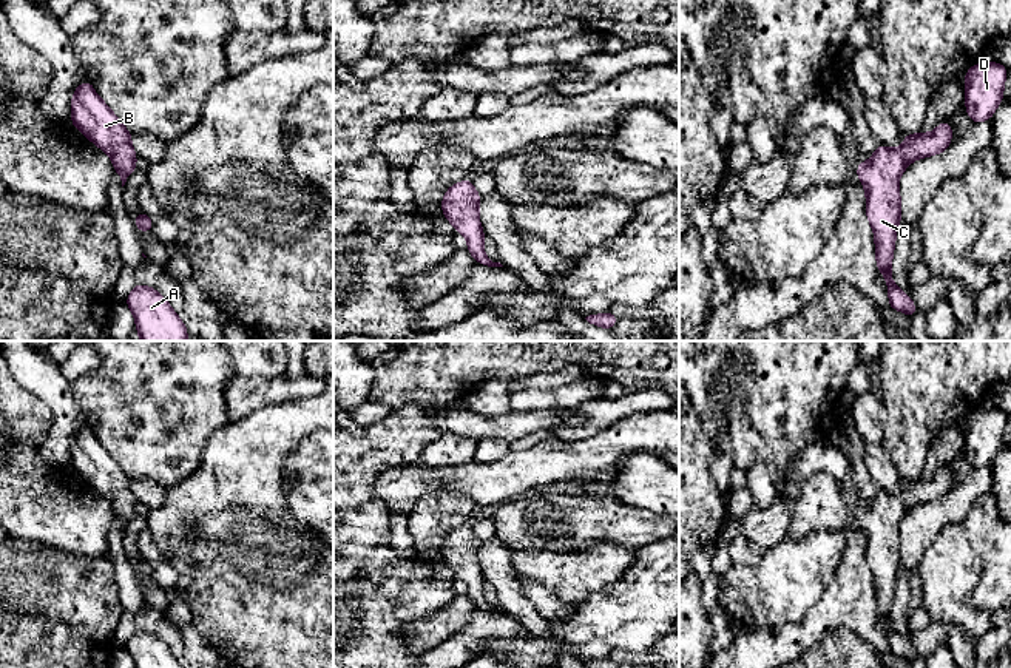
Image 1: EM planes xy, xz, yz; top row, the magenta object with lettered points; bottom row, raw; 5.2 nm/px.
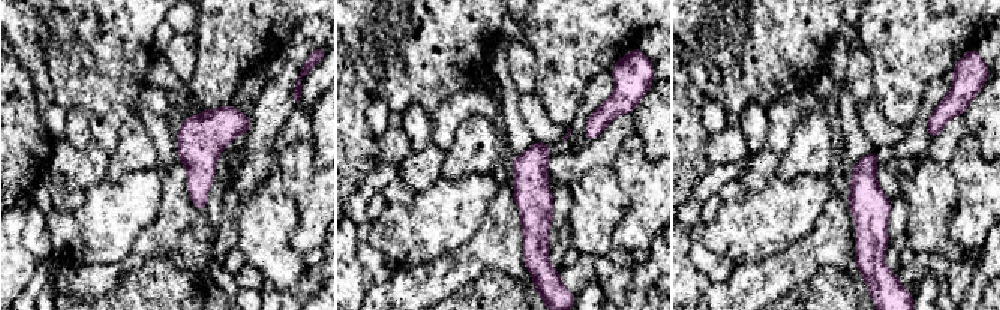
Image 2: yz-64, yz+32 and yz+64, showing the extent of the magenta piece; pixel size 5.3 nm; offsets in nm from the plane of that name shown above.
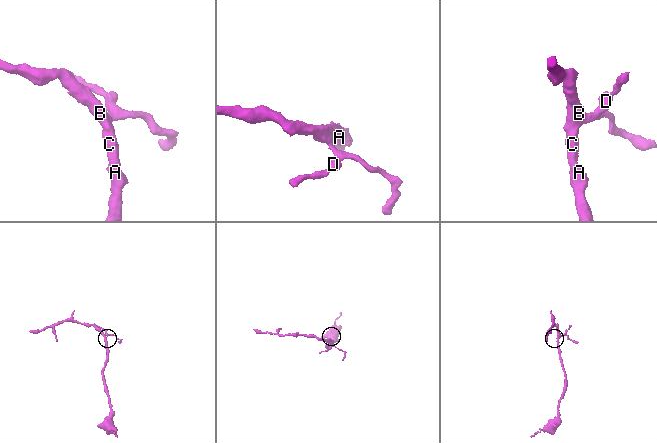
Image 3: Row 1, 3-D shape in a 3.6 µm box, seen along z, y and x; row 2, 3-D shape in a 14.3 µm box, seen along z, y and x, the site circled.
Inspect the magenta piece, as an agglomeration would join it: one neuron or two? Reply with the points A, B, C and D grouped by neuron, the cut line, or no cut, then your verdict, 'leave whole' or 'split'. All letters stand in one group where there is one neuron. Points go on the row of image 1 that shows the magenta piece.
A B C D; no cut; leave whole

